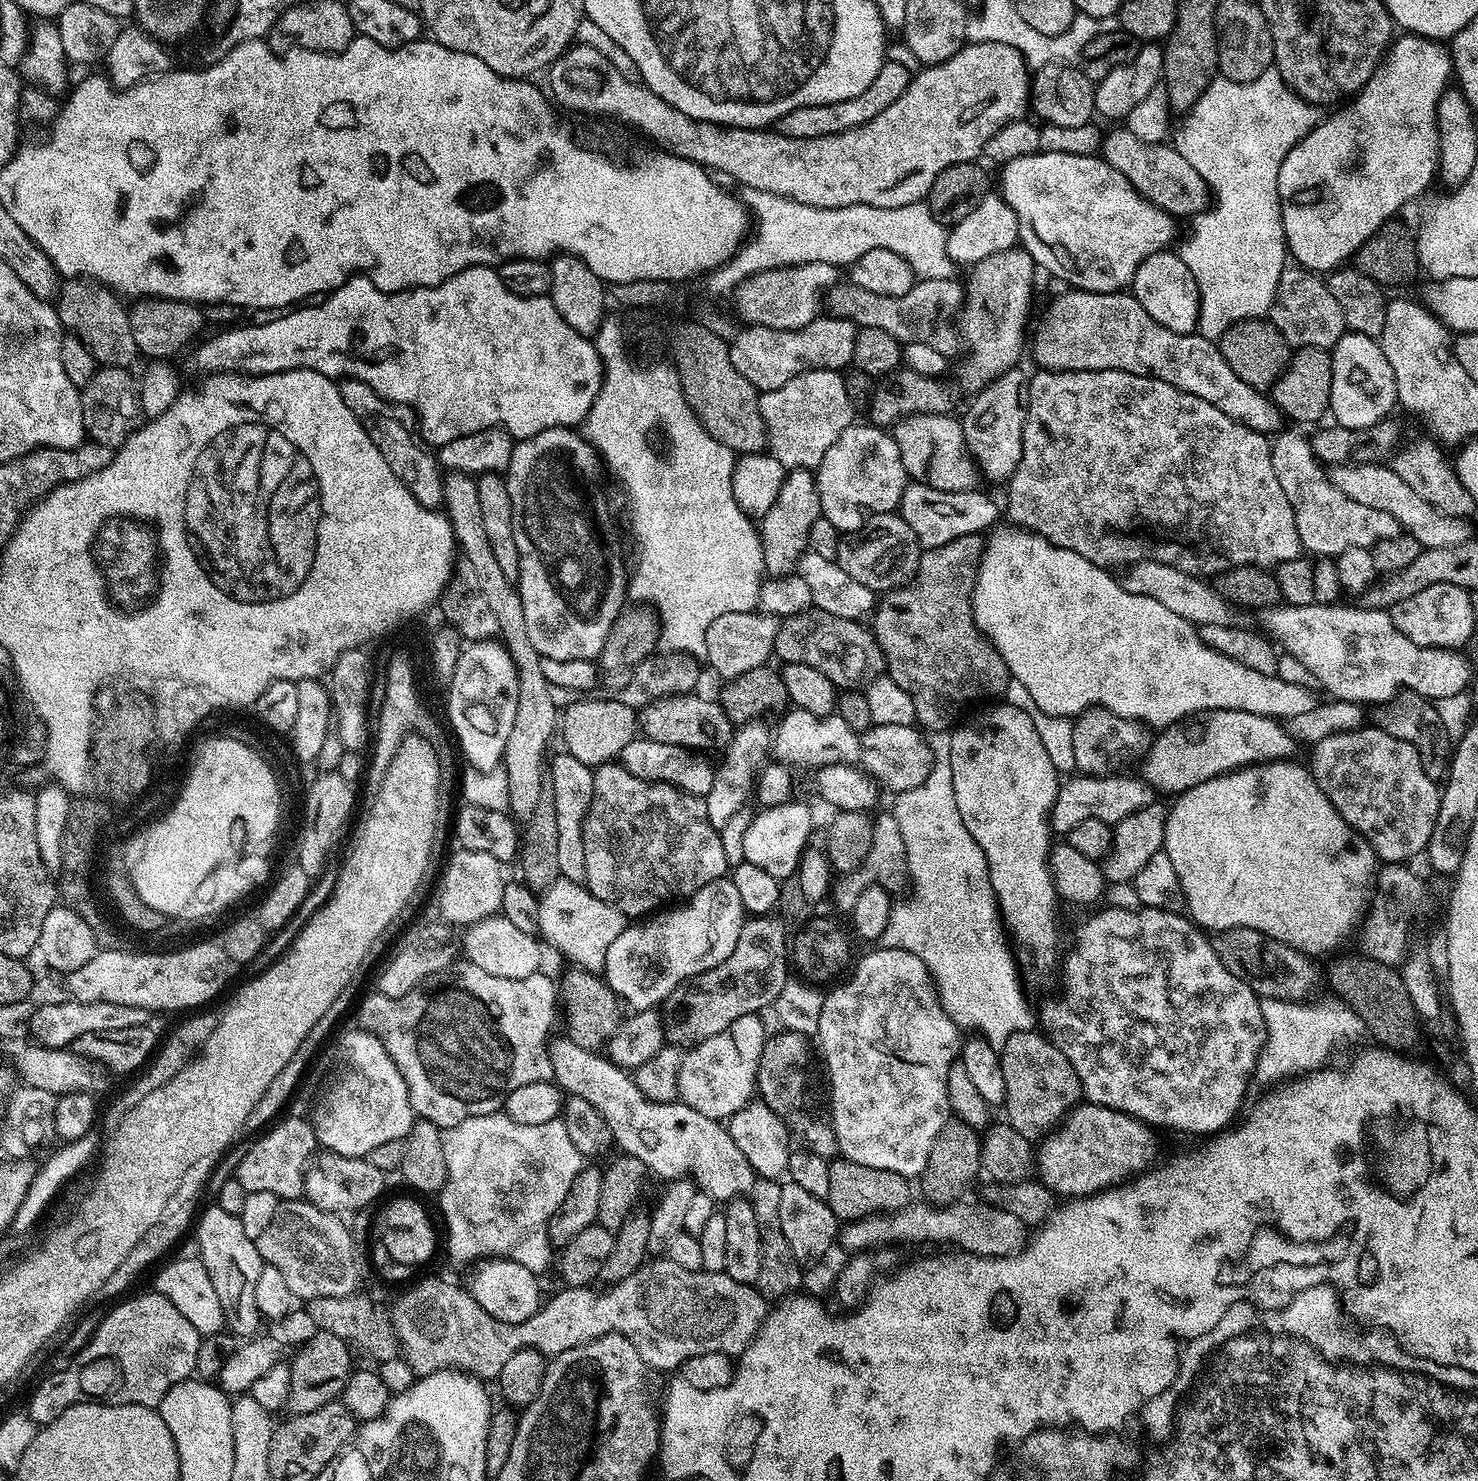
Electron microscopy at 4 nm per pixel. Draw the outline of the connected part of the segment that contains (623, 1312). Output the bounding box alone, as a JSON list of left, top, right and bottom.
[390,1258,770,1382]

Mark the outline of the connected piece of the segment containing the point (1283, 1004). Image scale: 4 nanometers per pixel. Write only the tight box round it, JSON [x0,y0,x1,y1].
[1255,998,1365,1090]

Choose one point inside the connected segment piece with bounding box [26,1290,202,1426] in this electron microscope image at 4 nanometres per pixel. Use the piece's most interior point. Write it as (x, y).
(143, 1348)

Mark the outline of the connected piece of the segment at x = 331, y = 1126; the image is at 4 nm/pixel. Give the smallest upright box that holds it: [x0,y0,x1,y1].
[310,1028,415,1159]

